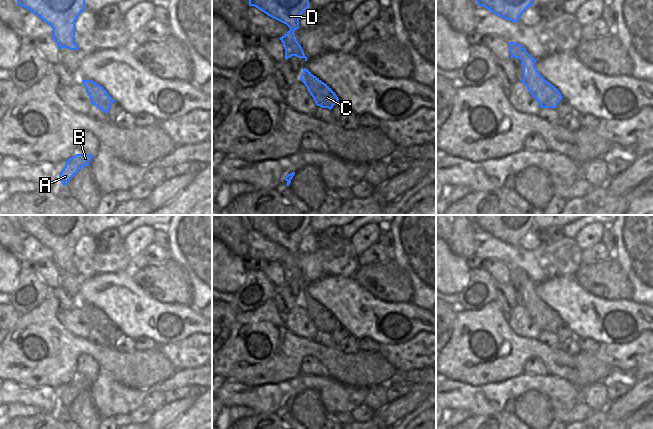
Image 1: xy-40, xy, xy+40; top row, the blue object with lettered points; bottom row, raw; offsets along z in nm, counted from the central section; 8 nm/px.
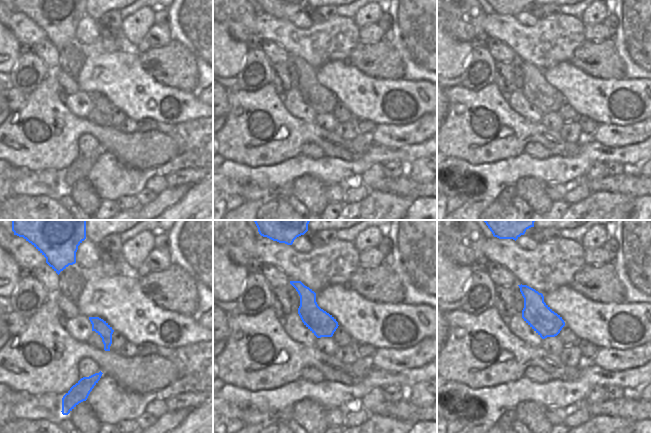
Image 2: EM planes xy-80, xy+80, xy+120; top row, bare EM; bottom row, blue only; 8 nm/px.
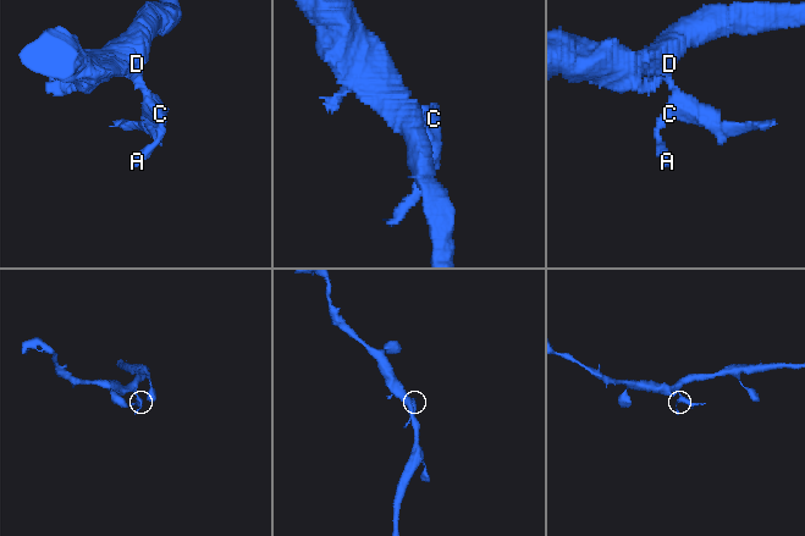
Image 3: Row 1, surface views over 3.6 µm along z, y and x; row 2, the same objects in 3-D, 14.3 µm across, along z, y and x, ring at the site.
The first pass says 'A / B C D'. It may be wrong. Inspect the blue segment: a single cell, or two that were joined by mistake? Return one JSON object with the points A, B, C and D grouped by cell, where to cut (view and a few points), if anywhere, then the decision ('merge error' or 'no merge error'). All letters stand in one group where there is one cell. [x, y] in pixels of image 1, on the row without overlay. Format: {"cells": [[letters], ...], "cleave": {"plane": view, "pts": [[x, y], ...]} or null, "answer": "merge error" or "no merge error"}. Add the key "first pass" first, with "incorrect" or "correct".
{"first pass": "incorrect", "cells": [["A", "B", "C"], ["D"]], "cleave": {"plane": "xy+40", "pts": [[528, 277], [520, 283]]}, "answer": "merge error"}

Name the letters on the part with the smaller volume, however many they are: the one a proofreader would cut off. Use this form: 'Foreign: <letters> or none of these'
Foreign: A, B, C

